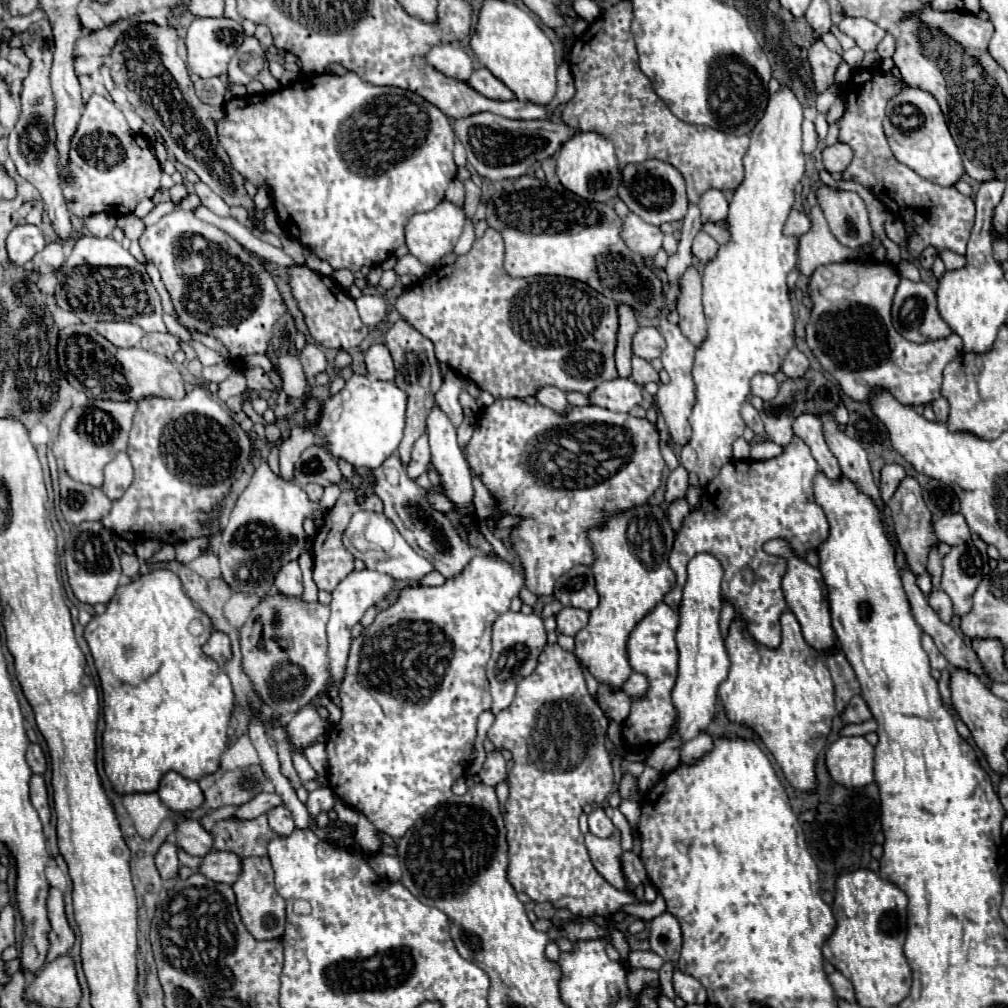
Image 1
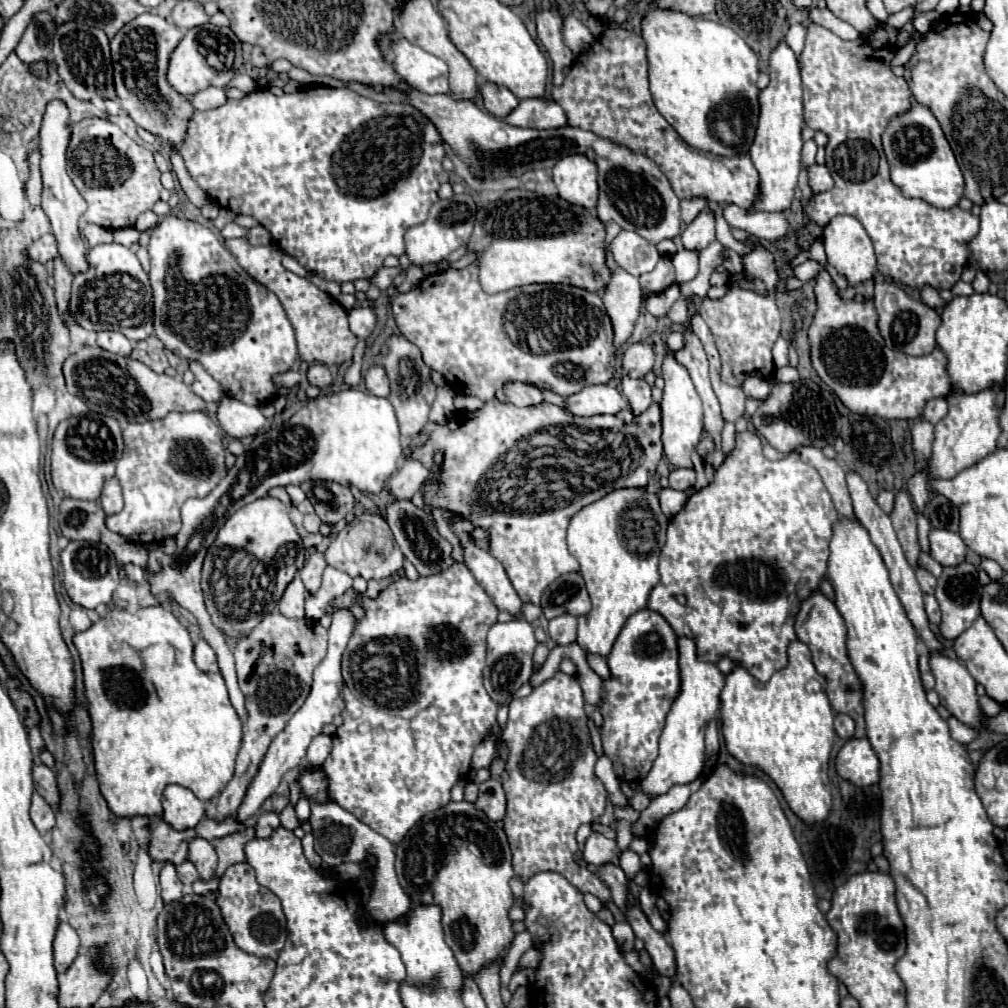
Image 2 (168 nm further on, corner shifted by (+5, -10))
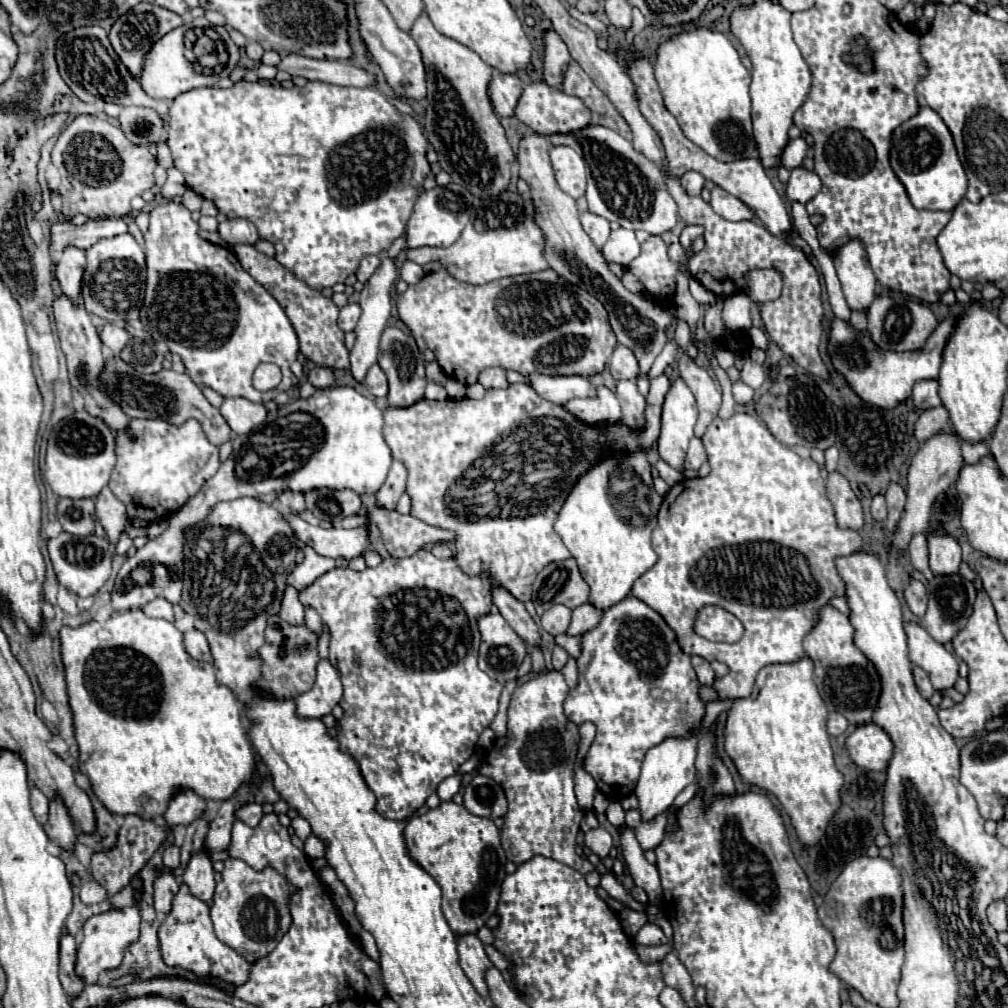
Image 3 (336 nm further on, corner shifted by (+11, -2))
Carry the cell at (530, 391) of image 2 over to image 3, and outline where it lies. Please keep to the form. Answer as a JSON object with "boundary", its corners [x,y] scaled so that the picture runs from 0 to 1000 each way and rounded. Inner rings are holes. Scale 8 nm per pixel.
{"boundary":[[[480,365],[480,367],[474,371],[474,379],[476,379],[480,385],[502,385],[502,383],[504,383],[498,365]]]}

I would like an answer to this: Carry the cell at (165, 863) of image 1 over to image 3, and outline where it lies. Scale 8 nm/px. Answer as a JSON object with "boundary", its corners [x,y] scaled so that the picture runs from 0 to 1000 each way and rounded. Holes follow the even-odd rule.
{"boundary":[[[163,865],[153,877],[153,899],[157,907],[167,907],[171,903],[171,891],[177,883],[177,873],[171,871],[171,865]]]}

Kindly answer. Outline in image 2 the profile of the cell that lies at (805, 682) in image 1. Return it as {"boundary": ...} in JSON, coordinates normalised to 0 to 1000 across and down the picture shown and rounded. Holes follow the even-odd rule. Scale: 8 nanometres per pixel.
{"boundary":[[[784,637],[782,659],[758,679],[742,669],[738,661],[728,659],[714,688],[714,716],[722,746],[730,754],[760,766],[794,813],[800,817],[819,813],[825,798],[821,752],[827,736],[827,704],[819,690],[819,675],[808,665],[804,645],[798,637]],[[804,673],[815,677],[812,688],[798,685],[798,677]]]}

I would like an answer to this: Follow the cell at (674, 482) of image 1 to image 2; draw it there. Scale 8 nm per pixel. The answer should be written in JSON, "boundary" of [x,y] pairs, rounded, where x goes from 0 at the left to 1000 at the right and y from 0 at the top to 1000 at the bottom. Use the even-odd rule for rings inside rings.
{"boundary":[[[673,464],[665,468],[665,482],[667,486],[675,486],[681,488],[685,482],[688,482],[690,478],[690,468],[688,466],[681,466],[681,464]]]}

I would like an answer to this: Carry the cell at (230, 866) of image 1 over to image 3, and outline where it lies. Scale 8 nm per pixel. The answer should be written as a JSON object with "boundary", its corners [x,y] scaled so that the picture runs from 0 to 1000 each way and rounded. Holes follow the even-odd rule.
{"boundary":[[[167,839],[165,843],[163,843],[163,859],[165,861],[175,861],[179,857],[179,841],[177,839]]]}

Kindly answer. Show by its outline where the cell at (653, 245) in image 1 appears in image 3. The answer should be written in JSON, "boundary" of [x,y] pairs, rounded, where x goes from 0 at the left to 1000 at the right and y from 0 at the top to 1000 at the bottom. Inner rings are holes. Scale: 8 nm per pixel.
{"boundary":[[[613,226],[613,228],[607,228],[605,236],[597,244],[597,252],[603,260],[623,264],[635,252],[635,242],[627,228]]]}

